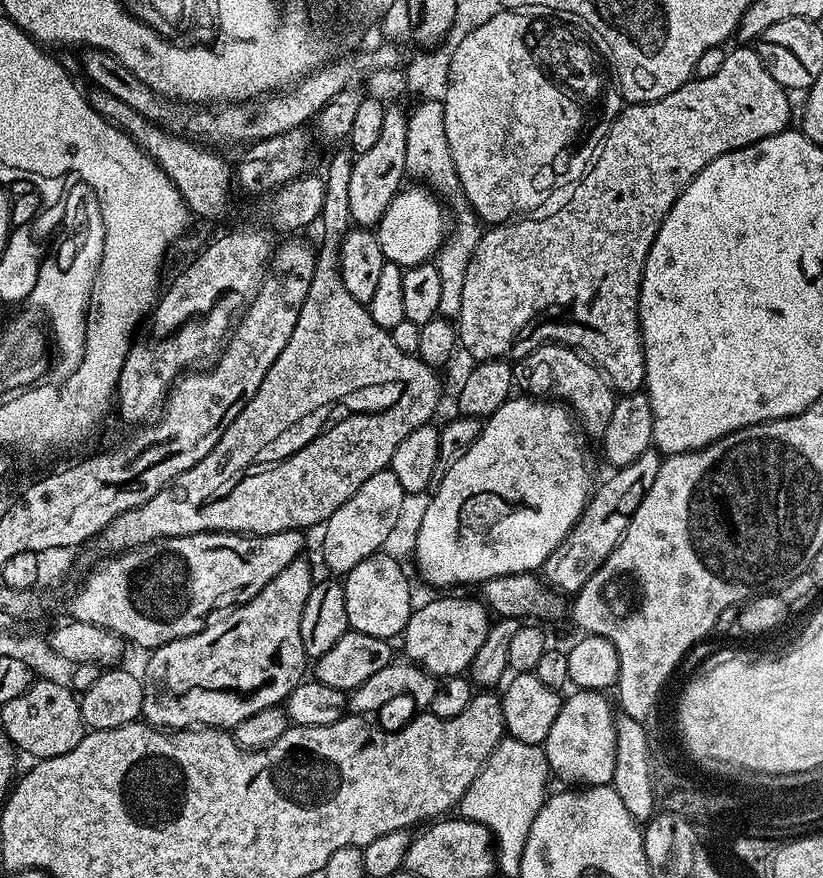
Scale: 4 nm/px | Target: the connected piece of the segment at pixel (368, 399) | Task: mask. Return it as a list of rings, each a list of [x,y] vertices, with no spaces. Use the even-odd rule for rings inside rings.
[[[351,151],[336,152],[332,156],[332,161],[328,164],[328,173],[323,173],[325,201],[322,203],[318,224],[324,227],[324,245],[318,248],[316,252],[314,278],[310,278],[310,290],[306,294],[306,302],[302,302],[298,322],[294,322],[294,334],[290,334],[290,342],[286,342],[282,354],[278,354],[278,358],[274,358],[274,366],[270,366],[270,370],[266,370],[266,378],[262,378],[262,386],[258,386],[258,391],[246,402],[246,406],[242,407],[241,413],[230,422],[223,441],[218,443],[215,451],[207,454],[206,458],[202,458],[192,469],[178,474],[164,489],[158,490],[158,494],[154,494],[154,498],[150,498],[150,502],[146,502],[129,512],[123,512],[121,516],[110,521],[108,527],[102,533],[102,541],[104,540],[105,546],[109,548],[107,550],[109,553],[115,554],[124,552],[127,548],[137,548],[146,542],[157,540],[163,536],[185,536],[186,534],[198,534],[199,532],[239,532],[241,534],[261,536],[262,534],[278,534],[282,530],[298,532],[309,530],[308,528],[314,527],[315,524],[316,527],[323,525],[324,521],[330,518],[330,514],[334,514],[334,510],[338,510],[338,506],[342,506],[342,502],[346,502],[356,493],[358,486],[362,486],[362,482],[366,482],[366,478],[385,471],[391,465],[394,452],[399,443],[406,438],[407,434],[410,434],[411,430],[429,423],[435,417],[437,404],[443,393],[442,383],[440,384],[439,378],[436,377],[438,375],[437,369],[430,367],[429,364],[423,364],[419,356],[411,352],[398,350],[398,346],[394,346],[392,341],[391,331],[378,326],[378,322],[374,322],[374,318],[370,318],[367,307],[356,301],[346,291],[346,286],[342,286],[340,243],[344,233],[349,231],[352,224],[350,218],[350,170],[352,169],[353,159],[354,156]],[[278,434],[282,435],[282,456],[259,458],[258,450],[277,438]]]

